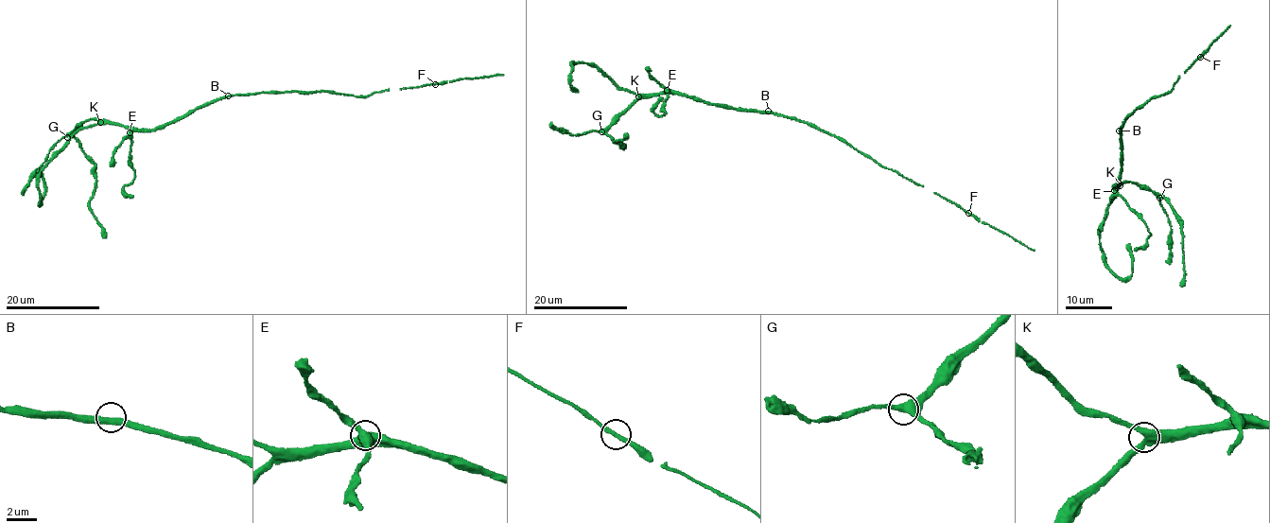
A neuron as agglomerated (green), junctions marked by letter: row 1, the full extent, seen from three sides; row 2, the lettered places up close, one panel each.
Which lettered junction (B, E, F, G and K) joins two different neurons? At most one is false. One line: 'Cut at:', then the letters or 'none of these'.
Cut at: E

